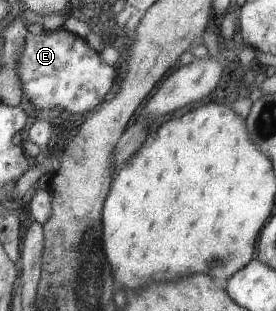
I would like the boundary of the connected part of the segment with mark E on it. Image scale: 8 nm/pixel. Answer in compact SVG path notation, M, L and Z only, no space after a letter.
M64 28L27 35L18 68L24 93L37 108L58 107L69 113L91 115L111 97L118 85L118 68L109 65L87 40Z

